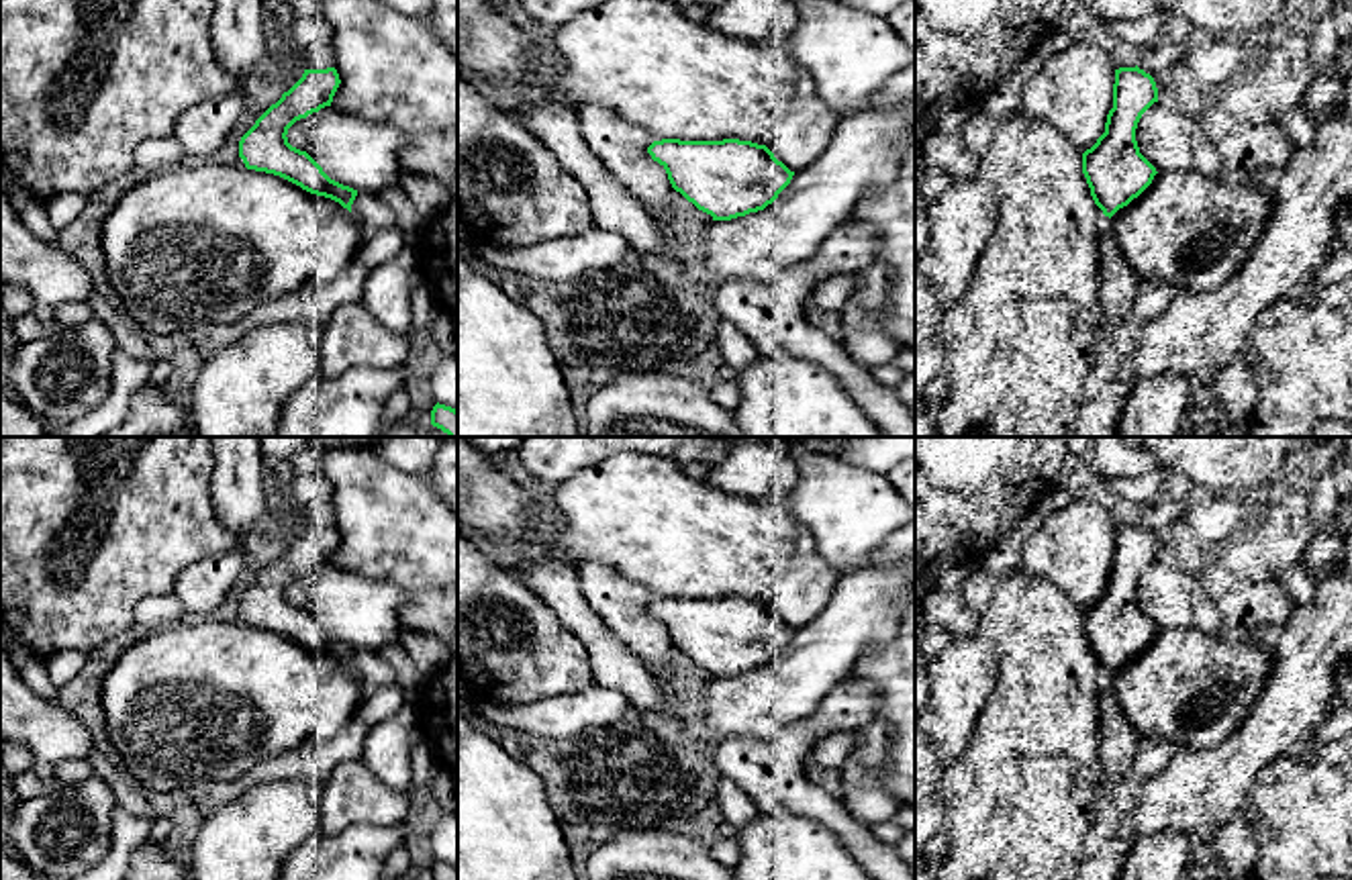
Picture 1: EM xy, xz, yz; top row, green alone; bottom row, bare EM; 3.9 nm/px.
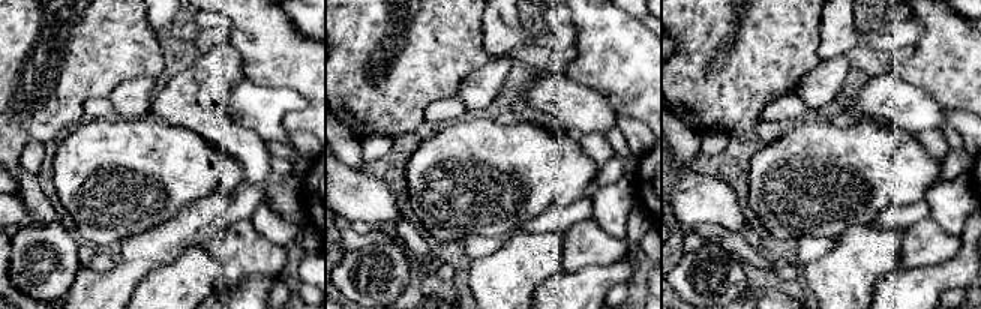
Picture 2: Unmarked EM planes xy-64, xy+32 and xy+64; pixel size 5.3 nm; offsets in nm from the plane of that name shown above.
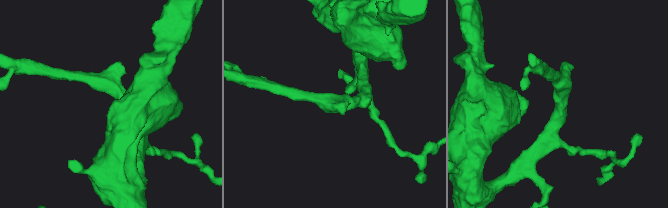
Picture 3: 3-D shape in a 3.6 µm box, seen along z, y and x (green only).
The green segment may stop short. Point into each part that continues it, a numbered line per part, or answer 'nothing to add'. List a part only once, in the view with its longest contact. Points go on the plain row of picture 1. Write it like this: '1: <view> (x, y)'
1: xy (321, 513)

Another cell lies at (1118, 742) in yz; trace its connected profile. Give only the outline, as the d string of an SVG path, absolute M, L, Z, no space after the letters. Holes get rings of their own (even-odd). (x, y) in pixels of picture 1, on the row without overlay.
M1109 688L1099 696L1097 713L1101 721L1101 739L1097 745L1101 770L1111 778L1127 780L1140 737L1125 723Z

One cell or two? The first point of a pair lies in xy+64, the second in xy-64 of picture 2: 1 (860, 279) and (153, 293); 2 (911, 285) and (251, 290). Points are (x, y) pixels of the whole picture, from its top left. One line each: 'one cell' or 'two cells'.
1: one cell
2: one cell

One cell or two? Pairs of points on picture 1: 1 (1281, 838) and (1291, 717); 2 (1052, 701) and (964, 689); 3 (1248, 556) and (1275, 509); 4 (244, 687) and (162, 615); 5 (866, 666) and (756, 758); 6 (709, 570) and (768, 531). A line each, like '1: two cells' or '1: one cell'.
1: two cells
2: two cells
3: one cell
4: two cells
5: two cells
6: one cell

